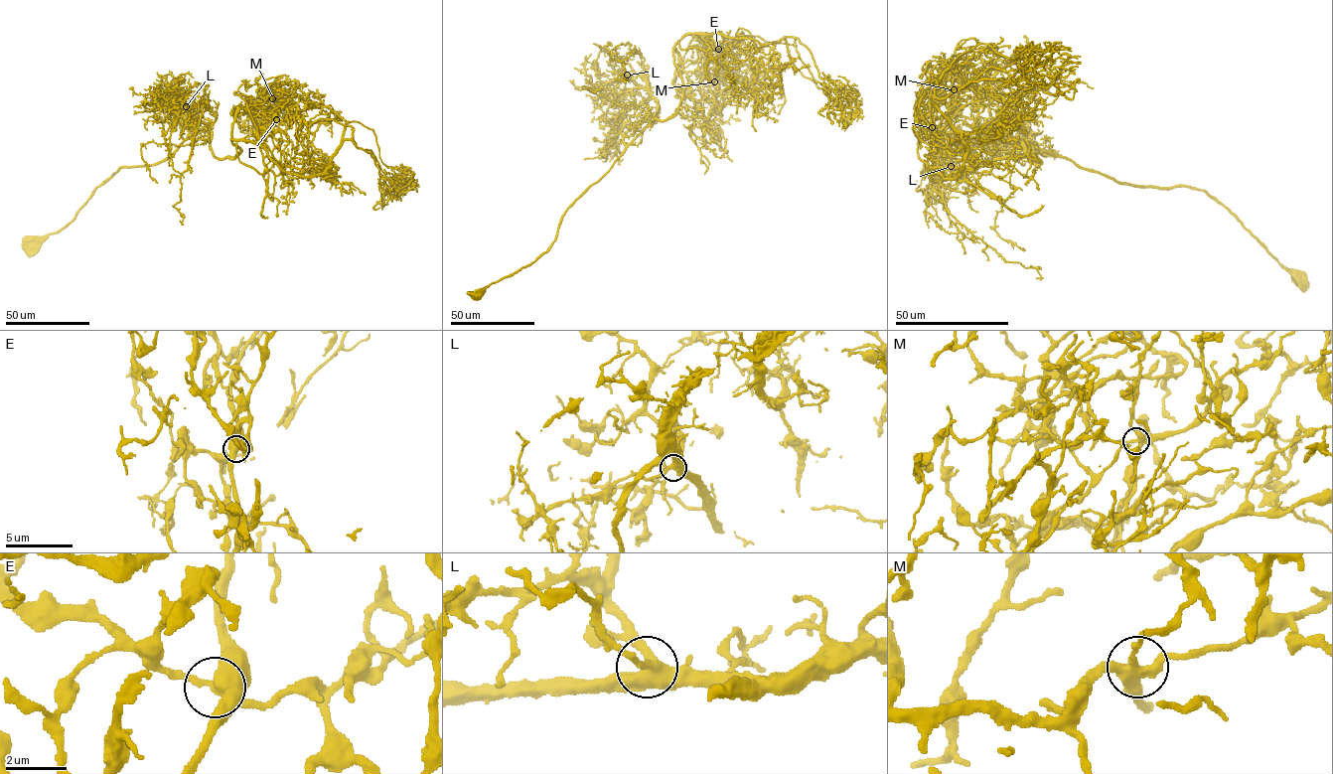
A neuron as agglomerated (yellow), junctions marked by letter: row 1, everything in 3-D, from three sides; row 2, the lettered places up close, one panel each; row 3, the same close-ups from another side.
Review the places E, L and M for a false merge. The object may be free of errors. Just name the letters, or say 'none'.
E

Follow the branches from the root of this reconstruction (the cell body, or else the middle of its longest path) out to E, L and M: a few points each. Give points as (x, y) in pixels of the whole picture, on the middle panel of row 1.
E: (477, 295), (548, 249), (562, 215), (653, 117), (674, 115), (680, 40), (717, 49)
L: (477, 295), (548, 249), (562, 215), (608, 170), (655, 114), (658, 100), (647, 82), (638, 75), (627, 75)
M: (477, 295), (548, 249), (628, 144), (674, 115), (673, 49), (714, 81)

